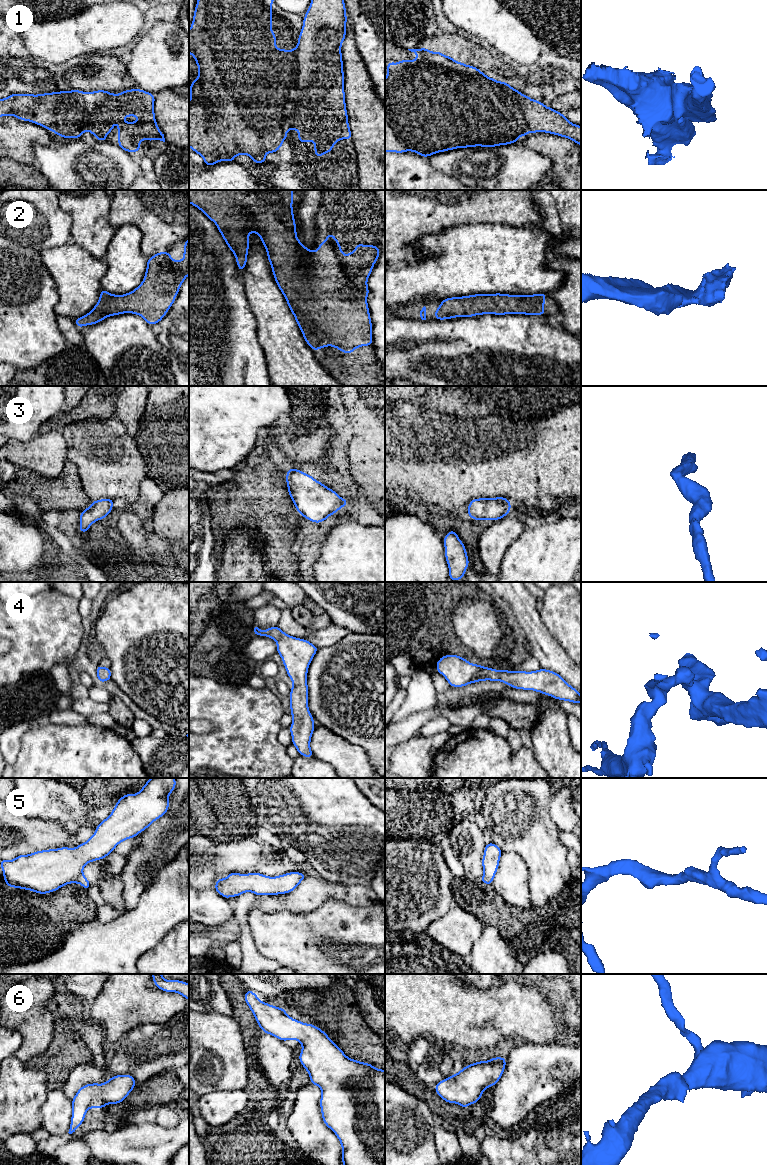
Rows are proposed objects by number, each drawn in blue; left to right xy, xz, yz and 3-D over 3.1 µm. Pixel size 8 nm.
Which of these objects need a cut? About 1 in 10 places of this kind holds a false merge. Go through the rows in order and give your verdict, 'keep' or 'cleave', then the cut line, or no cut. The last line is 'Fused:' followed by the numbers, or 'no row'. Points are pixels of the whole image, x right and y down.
1: keep; no cut
2: keep; no cut
3: keep; no cut
4: keep; no cut
5: keep; no cut
6: keep; no cut
Fused: no row

